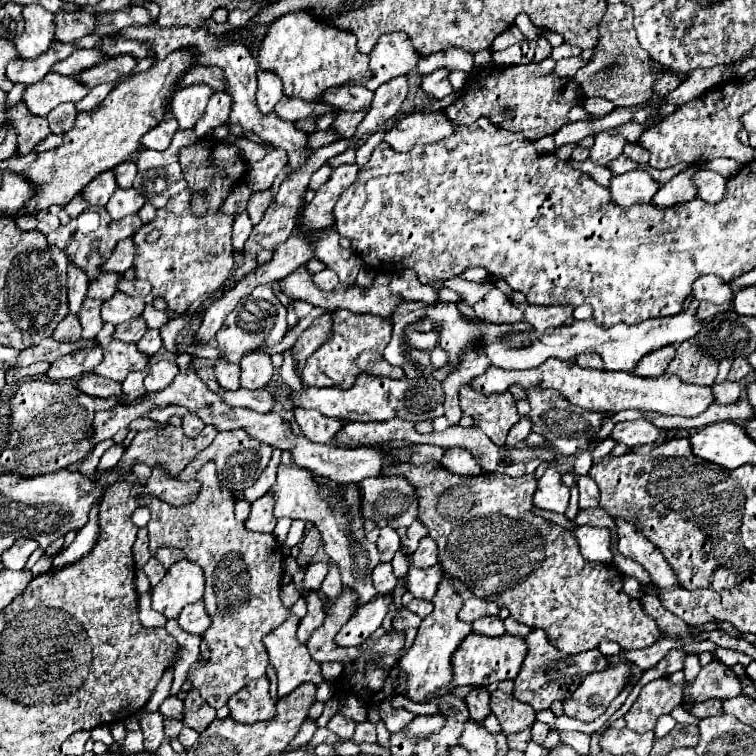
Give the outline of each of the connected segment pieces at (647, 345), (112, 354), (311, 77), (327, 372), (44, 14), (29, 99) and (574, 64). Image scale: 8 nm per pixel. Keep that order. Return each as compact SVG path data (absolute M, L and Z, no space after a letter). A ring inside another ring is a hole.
M692 300L690 308L676 316L652 318L634 326L616 324L612 328L600 328L594 320L574 320L574 324L570 326L548 328L544 332L536 332L534 328L524 332L508 332L508 326L504 328L494 326L494 340L488 340L488 348L484 348L484 354L488 356L492 366L506 368L506 370L528 370L528 368L538 368L548 358L570 360L583 352L598 352L604 360L605 370L634 372L638 360L644 354L654 352L666 344L680 344L702 330L704 322L694 318L696 308L698 308L698 302ZM506 334L510 334L510 344L504 342Z
M112 340L104 352L104 360L92 370L114 382L122 382L132 370L144 370L152 362L152 356L144 356L134 342Z
M308 10L290 12L276 20L268 28L256 58L260 68L280 76L286 96L298 96L312 102L320 100L330 86L342 86L352 78L362 76L368 70L368 56L358 52L356 36L352 32L326 26L308 14Z
M348 310L334 312L334 334L312 356L308 356L300 376L302 384L346 390L362 372L380 378L402 378L404 376L402 368L392 366L382 358L382 350L390 340L390 332L392 332L390 320L384 320L380 316L364 316Z
M26 4L22 6L22 18L26 24L24 34L14 38L14 46L20 58L36 58L44 54L54 42L54 14L44 10L40 4Z
M50 72L44 76L44 80L32 84L22 94L22 100L26 102L28 110L38 116L48 116L52 108L56 108L62 102L80 102L88 90L84 84L80 84L74 76L64 76Z
M562 58L554 66L554 74L562 76L562 78L572 78L578 72L578 68L582 68L584 64L586 62L582 58Z

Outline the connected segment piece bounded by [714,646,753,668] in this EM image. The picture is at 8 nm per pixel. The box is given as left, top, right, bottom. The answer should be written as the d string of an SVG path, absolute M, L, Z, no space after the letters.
M717 646L714 655L730 668L738 663L747 666L751 661L753 661L753 658L750 658L750 656L744 653L719 646Z

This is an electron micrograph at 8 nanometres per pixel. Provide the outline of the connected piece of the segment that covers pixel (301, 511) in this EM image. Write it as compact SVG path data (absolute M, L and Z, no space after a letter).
M280 466L276 486L272 486L270 492L278 494L278 502L274 508L276 518L300 518L318 526L318 530L322 532L326 554L340 568L342 584L352 588L352 592L358 596L354 610L368 604L368 600L374 600L378 592L372 584L372 570L380 562L380 556L376 546L364 538L364 520L360 516L360 492L356 490L356 486L350 484L348 488L342 488L336 482L324 480L322 476L316 478L316 474L306 468Z

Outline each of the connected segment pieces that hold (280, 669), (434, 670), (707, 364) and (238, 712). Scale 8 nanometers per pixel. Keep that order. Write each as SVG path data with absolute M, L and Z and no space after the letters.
M290 616L274 632L264 638L264 646L270 658L270 664L278 676L278 696L288 696L294 688L304 682L320 684L324 682L320 664L308 656L308 648L296 640L296 628L300 618Z
M444 574L442 584L438 586L436 596L432 598L434 612L426 616L418 628L418 636L414 640L414 646L400 658L398 668L406 674L406 692L404 696L412 702L424 704L428 702L428 696L438 692L440 688L446 688L452 682L452 654L462 644L462 640L472 632L472 626L458 620L458 610L462 608L462 600L456 596L452 588L450 576Z
M688 342L678 346L676 356L668 366L668 376L676 374L682 382L700 386L712 386L718 372L718 364Z
M262 676L260 680L252 680L240 692L236 692L228 700L230 718L240 724L254 724L258 720L270 720L274 716L276 700L268 694L268 678Z

